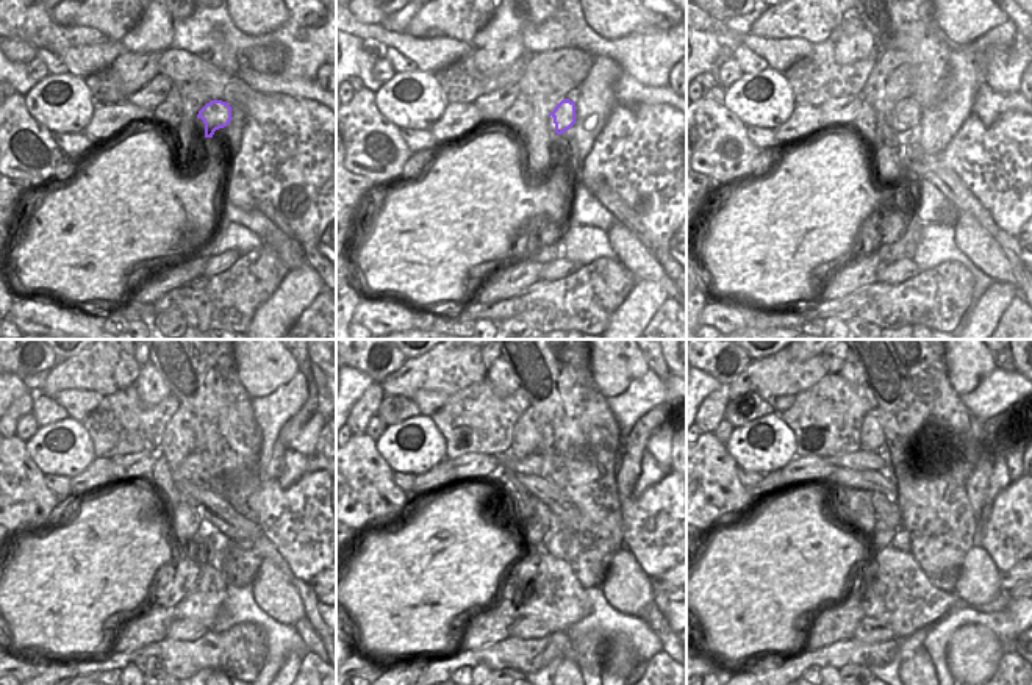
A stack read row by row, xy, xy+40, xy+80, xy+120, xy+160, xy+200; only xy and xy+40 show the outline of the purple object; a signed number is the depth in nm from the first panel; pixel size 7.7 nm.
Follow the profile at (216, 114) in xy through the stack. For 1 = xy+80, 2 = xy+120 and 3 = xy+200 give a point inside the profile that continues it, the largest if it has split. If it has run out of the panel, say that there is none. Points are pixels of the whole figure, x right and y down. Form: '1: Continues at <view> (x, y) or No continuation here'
1: Continues at xy+80 (909, 108)
2: Continues at xy+120 (188, 469)
3: Continues at xy+200 (879, 460)

